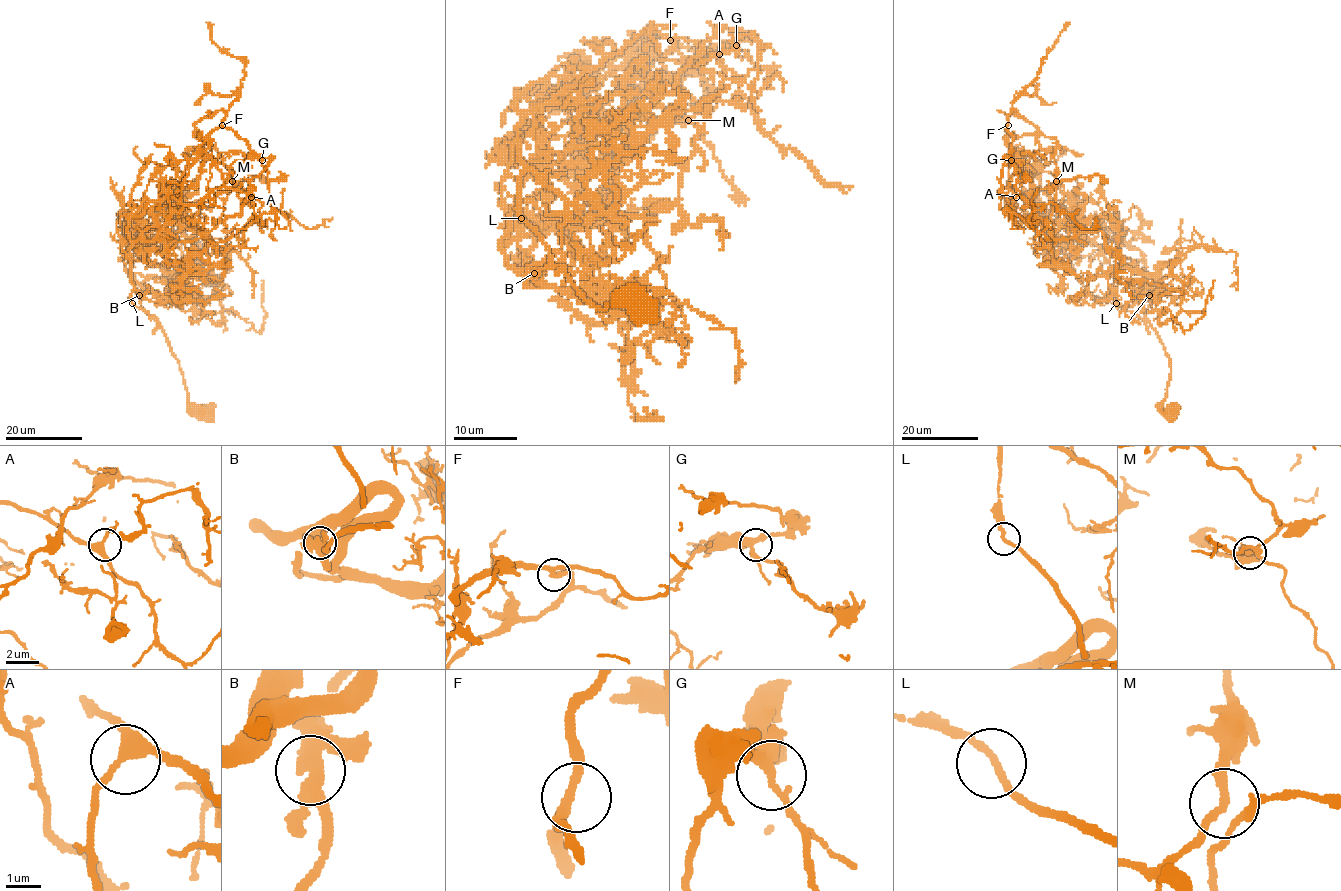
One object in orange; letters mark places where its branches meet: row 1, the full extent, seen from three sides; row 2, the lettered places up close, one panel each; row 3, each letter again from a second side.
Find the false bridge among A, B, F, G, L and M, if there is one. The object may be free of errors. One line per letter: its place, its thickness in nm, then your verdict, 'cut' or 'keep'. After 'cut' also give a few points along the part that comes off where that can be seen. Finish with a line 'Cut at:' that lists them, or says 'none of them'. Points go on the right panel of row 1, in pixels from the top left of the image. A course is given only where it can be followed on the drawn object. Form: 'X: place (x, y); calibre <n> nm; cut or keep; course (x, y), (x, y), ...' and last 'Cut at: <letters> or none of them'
A: place (1016, 197); calibre 320 nm; keep
B: place (1149, 295); calibre 360 nm; keep
F: place (1008, 125); calibre 260 nm; keep
G: place (1011, 160); calibre 320 nm; keep
L: place (1116, 303); calibre 200 nm; keep
M: place (1056, 181); calibre 240 nm; cut; course (1057, 180), (1057, 140), (1038, 130), (1012, 197), (1097, 300), (1155, 287), (1199, 244), (1236, 254), (1237, 290)
Cut at: M

